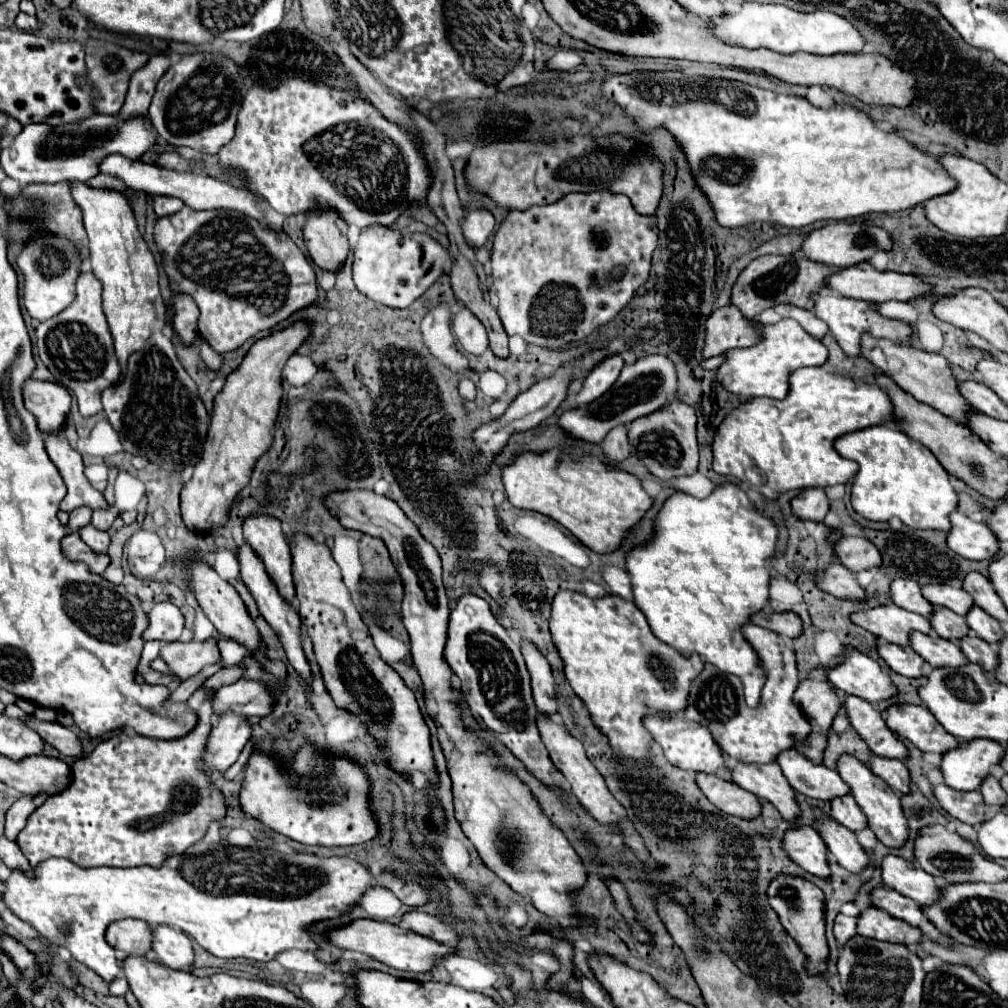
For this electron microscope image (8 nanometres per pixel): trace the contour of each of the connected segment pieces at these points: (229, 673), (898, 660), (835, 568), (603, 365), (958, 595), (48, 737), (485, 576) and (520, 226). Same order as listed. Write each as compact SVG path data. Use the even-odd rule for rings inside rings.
M227 667L227 669L221 669L219 673L215 673L213 677L209 677L203 687L209 687L209 689L219 689L227 683L233 683L235 679L241 677L241 669L239 667Z
M877 639L877 653L893 671L905 677L921 677L923 659L909 645L895 645Z
M831 561L821 575L815 575L817 587L831 593L833 597L843 599L865 599L863 587L857 583L857 579L851 575L849 569L839 565L839 561Z
M613 353L613 355L607 355L605 359L601 359L589 373L587 373L587 381L577 397L577 405L583 405L583 403L591 403L595 397L601 397L619 377L621 369L623 369L625 361L619 353Z
M945 583L923 585L921 593L931 605L943 605L943 607L959 613L959 615L965 615L967 609L971 609L971 605L973 605L971 595L967 591L955 589L955 587L945 585Z
M29 715L25 723L27 723L29 729L37 731L43 737L43 741L47 741L55 749L59 749L63 755L69 755L69 757L81 755L81 743L79 743L77 735L71 729L63 727L61 723L57 723L57 721L41 721L41 719L33 717L33 715Z
M485 567L481 571L479 577L479 585L497 601L501 601L501 579L499 579L499 571L495 567Z
M591 191L591 193L569 193L565 195L559 203L543 205L543 207L529 207L527 211L509 211L509 215L505 217L503 225L499 227L499 231L495 233L493 239L493 273L491 273L491 293L495 293L495 297L499 299L497 311L499 317L503 321L503 327L509 335L521 335L527 343L531 345L539 345L539 347L547 347L547 349L559 349L565 347L569 343L581 341L587 335L591 335L601 323L609 323L611 319L615 319L615 315L631 301L631 297L635 295L635 291L649 279L649 269L651 269L651 255L653 249L657 247L657 229L655 229L655 215L651 217L643 217L637 211L633 211L631 201L625 195L617 195L611 191ZM615 269L623 269L623 277L613 277L611 271Z

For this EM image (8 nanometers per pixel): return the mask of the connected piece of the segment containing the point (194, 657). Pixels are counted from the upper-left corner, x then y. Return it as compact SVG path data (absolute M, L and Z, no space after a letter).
M215 639L207 641L189 641L189 643L165 643L159 657L169 665L171 673L181 681L197 675L203 667L221 663L221 653Z

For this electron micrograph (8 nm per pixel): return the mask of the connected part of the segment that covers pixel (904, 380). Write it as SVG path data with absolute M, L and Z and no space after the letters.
M869 333L861 335L861 355L871 361L877 369L881 369L887 377L891 377L903 391L911 393L917 401L931 405L933 409L941 411L943 415L963 423L967 409L973 409L963 401L963 397L957 391L957 379L951 375L949 363L945 357L937 353L927 353L923 349L917 349L913 345L901 345L891 339L877 339Z

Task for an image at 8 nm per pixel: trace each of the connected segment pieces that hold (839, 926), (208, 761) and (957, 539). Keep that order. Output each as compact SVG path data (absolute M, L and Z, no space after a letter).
M839 913L839 915L835 917L835 927L833 927L833 931L835 931L835 937L837 937L839 945L847 943L847 941L855 935L855 931L857 931L857 917L849 917L849 915Z
M225 713L211 729L203 755L205 771L227 771L243 751L251 737L251 727L243 715Z
M957 511L949 515L949 521L951 531L947 533L947 547L951 551L973 561L991 559L999 551L997 539L985 523L977 523Z

